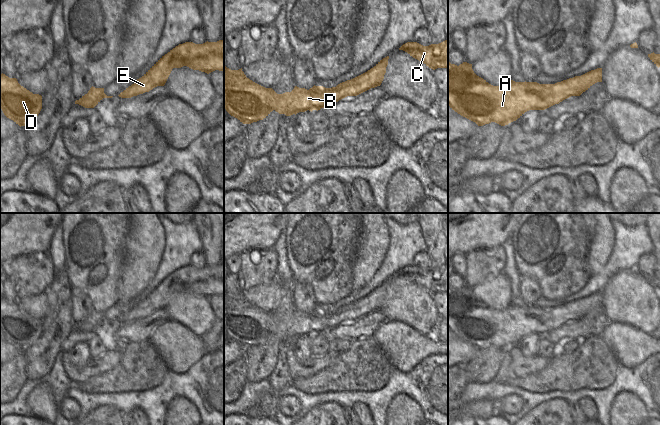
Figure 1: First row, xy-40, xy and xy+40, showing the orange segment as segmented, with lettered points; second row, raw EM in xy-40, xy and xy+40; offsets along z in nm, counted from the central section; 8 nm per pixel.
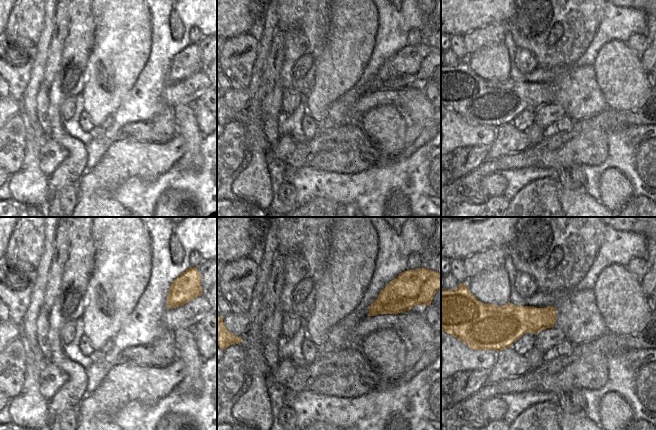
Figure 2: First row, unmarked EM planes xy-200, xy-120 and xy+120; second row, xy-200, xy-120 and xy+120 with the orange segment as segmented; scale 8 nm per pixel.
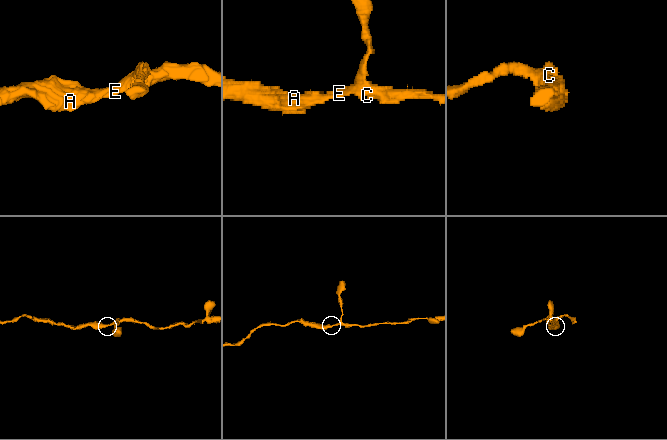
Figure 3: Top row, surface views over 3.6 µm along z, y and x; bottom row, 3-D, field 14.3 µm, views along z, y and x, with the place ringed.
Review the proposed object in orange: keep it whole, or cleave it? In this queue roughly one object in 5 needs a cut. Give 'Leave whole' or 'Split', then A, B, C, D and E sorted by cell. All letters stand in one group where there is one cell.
Leave whole. Groups: A B C D E

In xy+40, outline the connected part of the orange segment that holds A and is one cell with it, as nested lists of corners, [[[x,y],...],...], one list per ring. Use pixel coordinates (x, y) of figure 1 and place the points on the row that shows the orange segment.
[[[463,62],[459,66],[448,63],[448,106],[461,116],[483,126],[495,122],[501,126],[516,121],[529,110],[545,110],[571,96],[580,96],[593,84],[602,82],[602,68],[591,70],[555,84],[537,82],[515,82],[510,80],[503,86],[493,86],[477,76],[472,64]]]

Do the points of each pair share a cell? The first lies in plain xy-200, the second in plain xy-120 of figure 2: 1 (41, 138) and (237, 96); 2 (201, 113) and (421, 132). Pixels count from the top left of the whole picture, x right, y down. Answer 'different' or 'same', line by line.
1: different
2: different

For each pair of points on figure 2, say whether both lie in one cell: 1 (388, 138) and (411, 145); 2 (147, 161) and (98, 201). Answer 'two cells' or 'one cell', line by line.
1: two cells
2: one cell

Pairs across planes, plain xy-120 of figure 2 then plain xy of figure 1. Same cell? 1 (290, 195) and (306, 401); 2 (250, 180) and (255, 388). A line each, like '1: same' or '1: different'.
1: different
2: different

